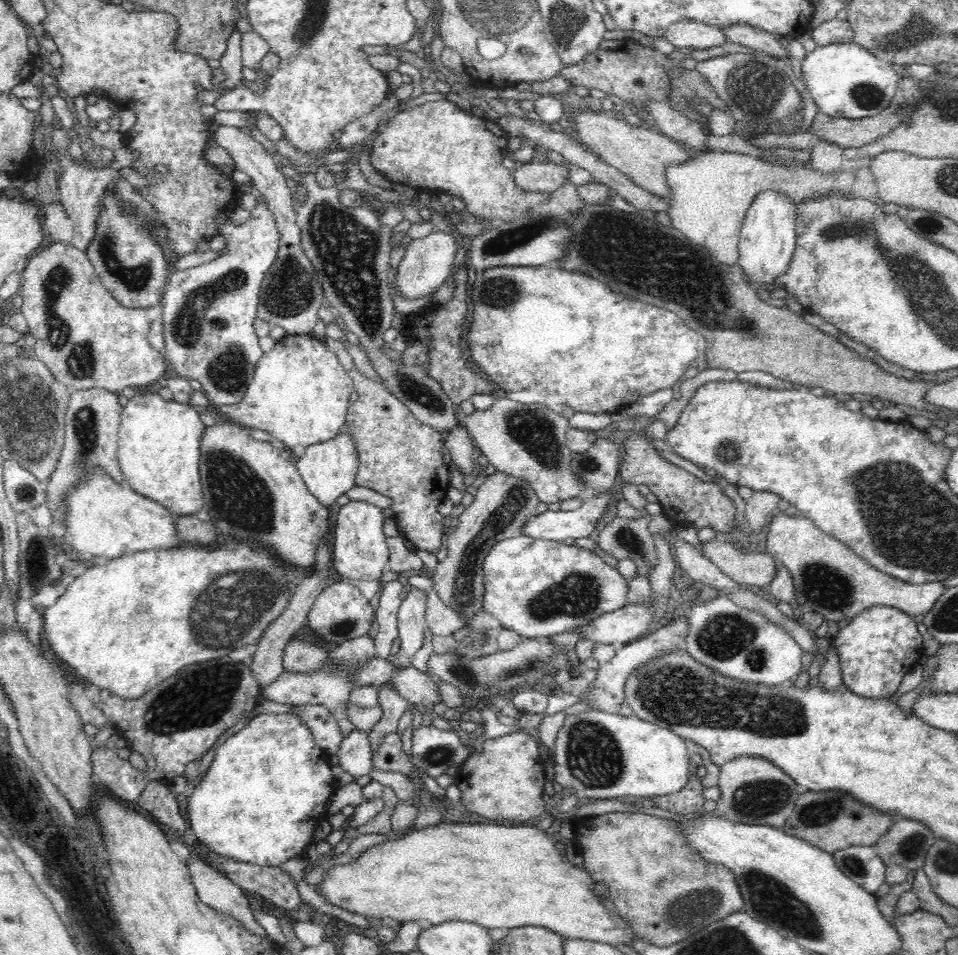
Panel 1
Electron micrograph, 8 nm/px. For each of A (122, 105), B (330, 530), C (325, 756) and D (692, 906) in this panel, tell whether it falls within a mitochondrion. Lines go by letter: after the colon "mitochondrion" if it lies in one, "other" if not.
A: other
B: other
C: other
D: mitochondrion

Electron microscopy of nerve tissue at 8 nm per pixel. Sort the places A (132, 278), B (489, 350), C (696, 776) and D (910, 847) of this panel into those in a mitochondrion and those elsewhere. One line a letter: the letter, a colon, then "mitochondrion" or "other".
A: mitochondrion
B: other
C: other
D: mitochondrion

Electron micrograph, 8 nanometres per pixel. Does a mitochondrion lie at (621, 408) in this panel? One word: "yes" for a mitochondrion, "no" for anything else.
no

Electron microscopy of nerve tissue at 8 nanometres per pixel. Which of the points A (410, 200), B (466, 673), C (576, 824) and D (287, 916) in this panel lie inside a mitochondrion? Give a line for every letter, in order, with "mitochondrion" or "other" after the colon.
A: other
B: mitochondrion
C: other
D: other

